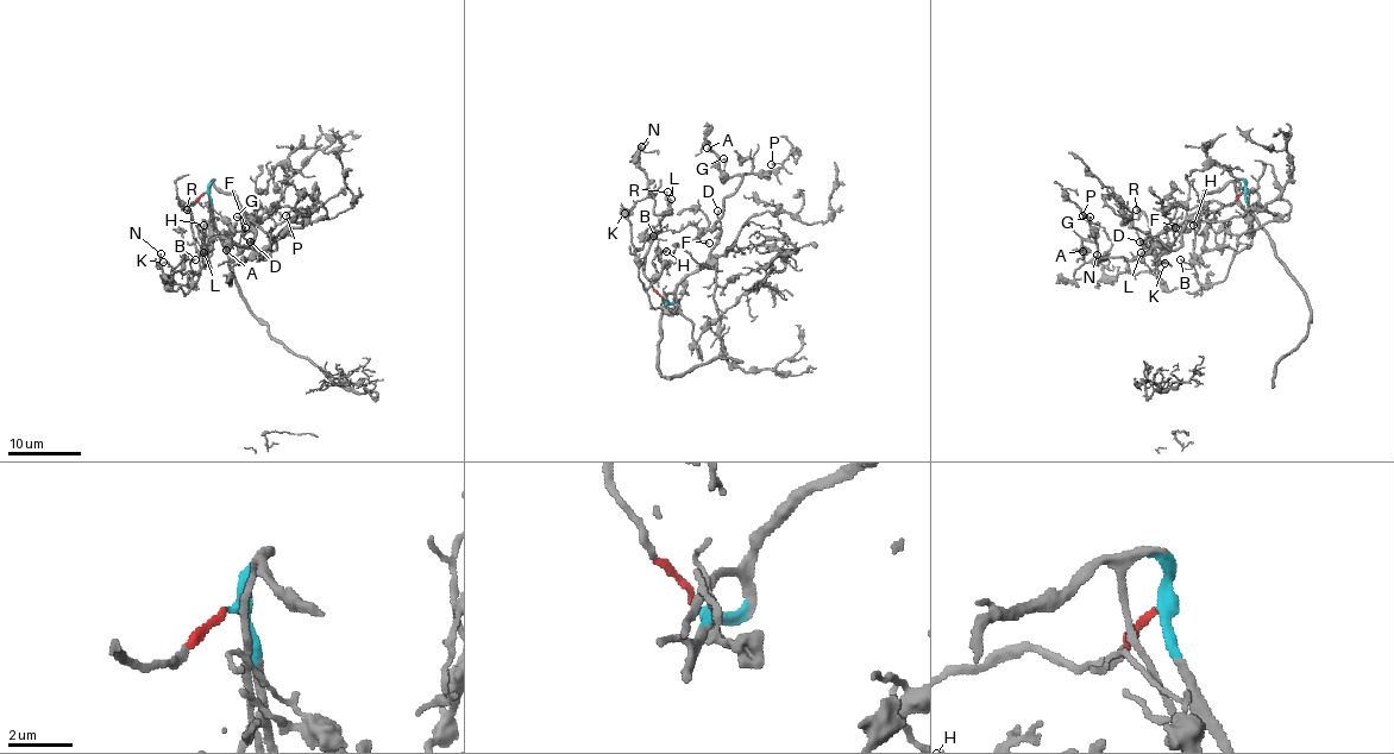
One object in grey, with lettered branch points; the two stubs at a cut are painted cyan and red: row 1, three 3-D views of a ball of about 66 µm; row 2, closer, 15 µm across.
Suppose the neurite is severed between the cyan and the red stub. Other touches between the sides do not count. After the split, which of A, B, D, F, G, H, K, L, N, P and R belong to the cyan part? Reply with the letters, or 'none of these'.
A, B, D, F, G, H, K, P

